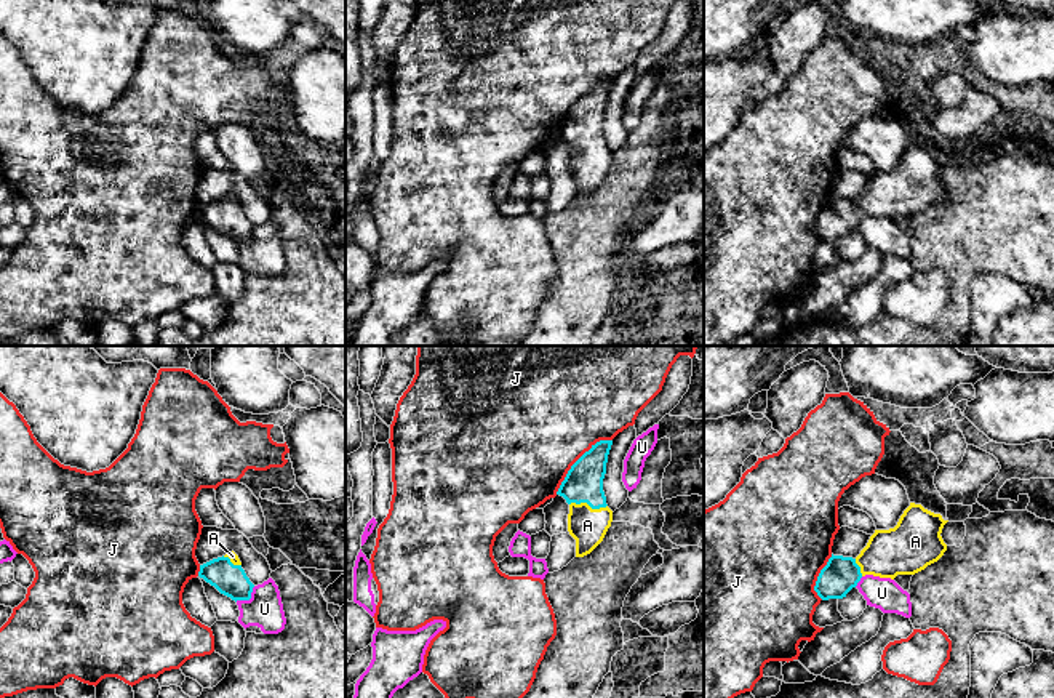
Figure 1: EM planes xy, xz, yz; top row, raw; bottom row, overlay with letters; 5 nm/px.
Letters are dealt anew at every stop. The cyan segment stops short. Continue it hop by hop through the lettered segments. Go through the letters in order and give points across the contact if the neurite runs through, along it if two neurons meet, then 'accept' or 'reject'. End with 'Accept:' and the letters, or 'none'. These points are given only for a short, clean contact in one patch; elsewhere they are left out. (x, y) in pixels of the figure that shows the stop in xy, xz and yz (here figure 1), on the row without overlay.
A: way xz (584, 122), (584, 136), (589, 146), (587, 167); accept
J: reject
U: reject
Accept: A

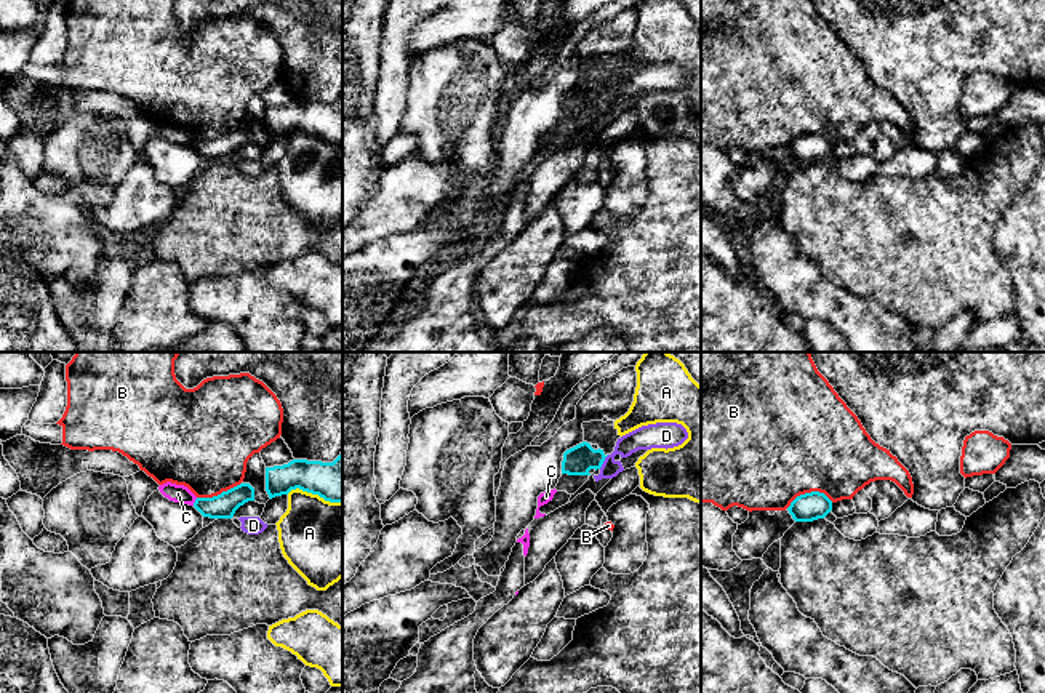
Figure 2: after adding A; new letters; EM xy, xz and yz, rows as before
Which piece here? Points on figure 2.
A: reject
B: border yz (832, 143), (823, 135), (805, 133), (786, 149); reject
C: border xy (197, 140), (192, 146); reject
D: border xz (608, 96), (599, 109); reject
Accept: none

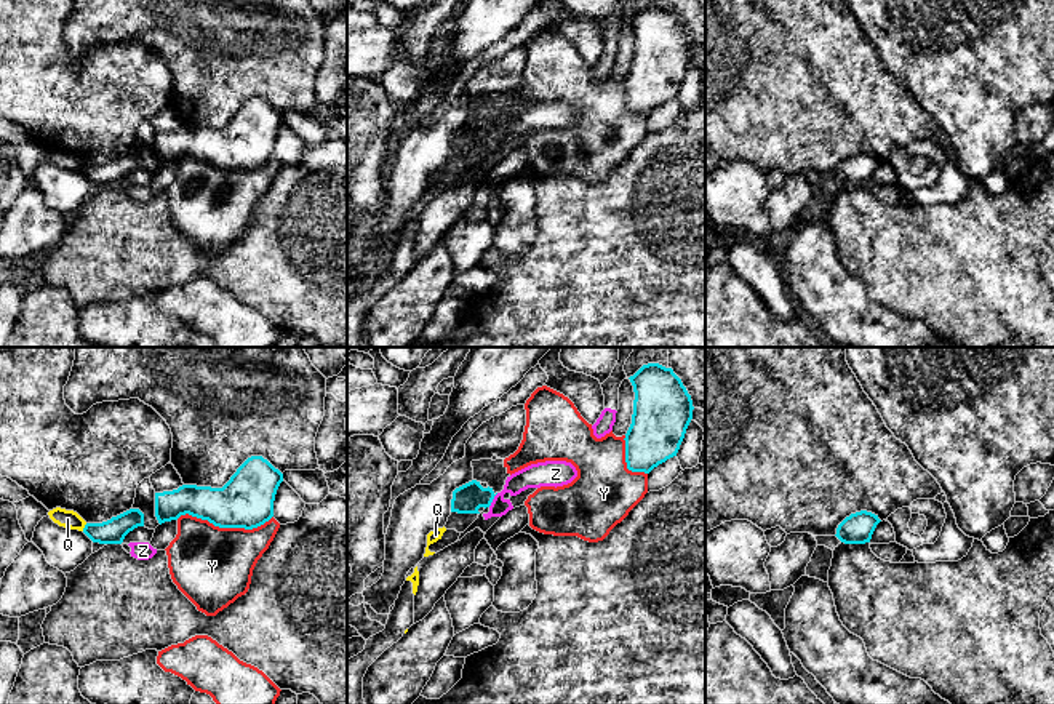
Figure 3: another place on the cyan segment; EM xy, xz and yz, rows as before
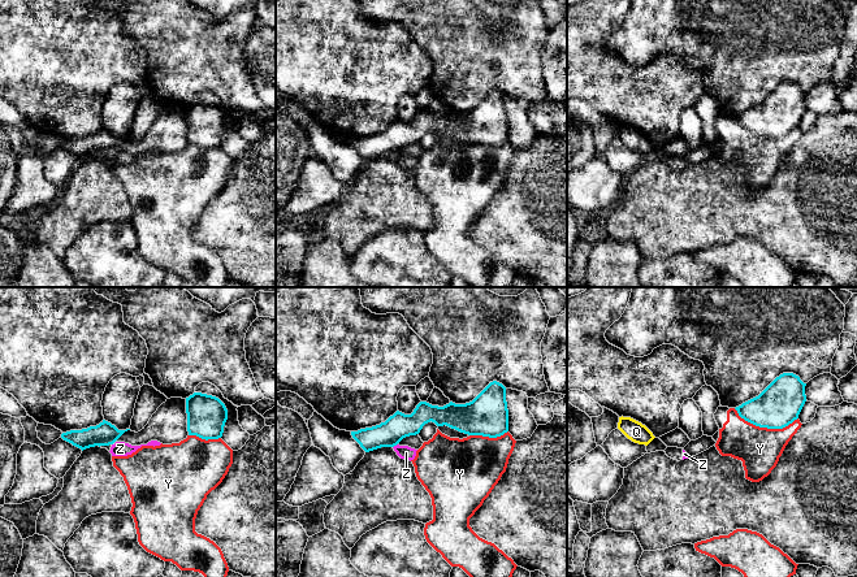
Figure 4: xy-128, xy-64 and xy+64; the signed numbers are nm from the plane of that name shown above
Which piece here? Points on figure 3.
Q: border xy (87, 165), (82, 172); reject
Y: reject
Z: border xz (498, 135), (488, 148); reject
Accept: none

